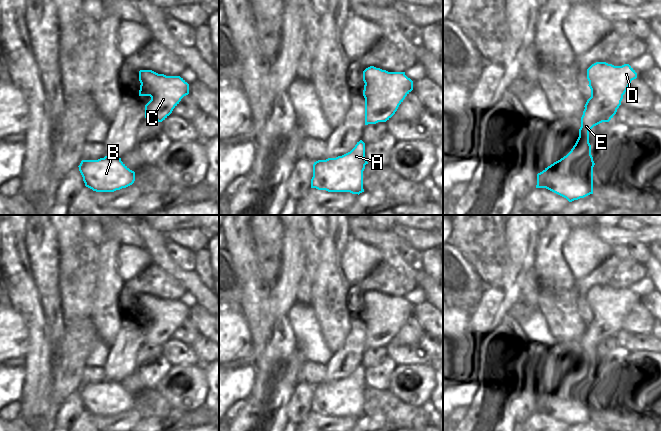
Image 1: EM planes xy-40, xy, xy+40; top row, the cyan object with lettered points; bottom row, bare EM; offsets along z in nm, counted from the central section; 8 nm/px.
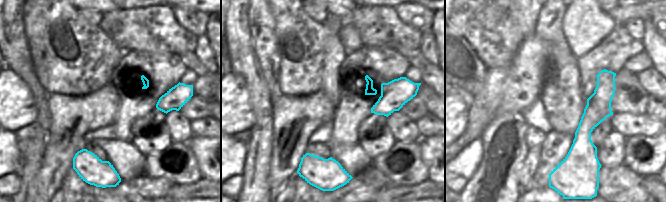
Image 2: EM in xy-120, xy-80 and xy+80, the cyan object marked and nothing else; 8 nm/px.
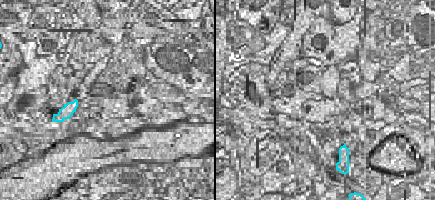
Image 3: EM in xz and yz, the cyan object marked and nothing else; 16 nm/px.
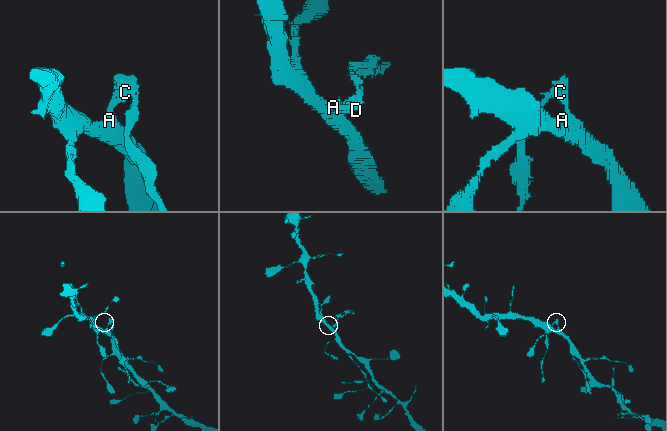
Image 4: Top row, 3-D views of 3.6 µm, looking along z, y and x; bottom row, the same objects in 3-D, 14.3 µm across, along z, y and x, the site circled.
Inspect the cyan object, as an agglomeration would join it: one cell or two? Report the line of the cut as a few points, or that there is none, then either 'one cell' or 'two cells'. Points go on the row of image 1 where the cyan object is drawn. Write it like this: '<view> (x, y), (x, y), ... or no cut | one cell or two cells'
xy (364, 89), (378, 103), (379, 121) | two cells

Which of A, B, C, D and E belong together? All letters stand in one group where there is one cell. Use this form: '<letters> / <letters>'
A B E / C D

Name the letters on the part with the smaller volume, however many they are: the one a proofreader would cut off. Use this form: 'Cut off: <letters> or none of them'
Cut off: C, D

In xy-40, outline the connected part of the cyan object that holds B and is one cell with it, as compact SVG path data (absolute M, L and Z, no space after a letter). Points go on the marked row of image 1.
M105 156L98 160L82 160L78 167L85 186L96 192L114 192L135 181L135 172L121 158Z

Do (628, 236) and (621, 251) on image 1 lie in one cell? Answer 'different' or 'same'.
different

